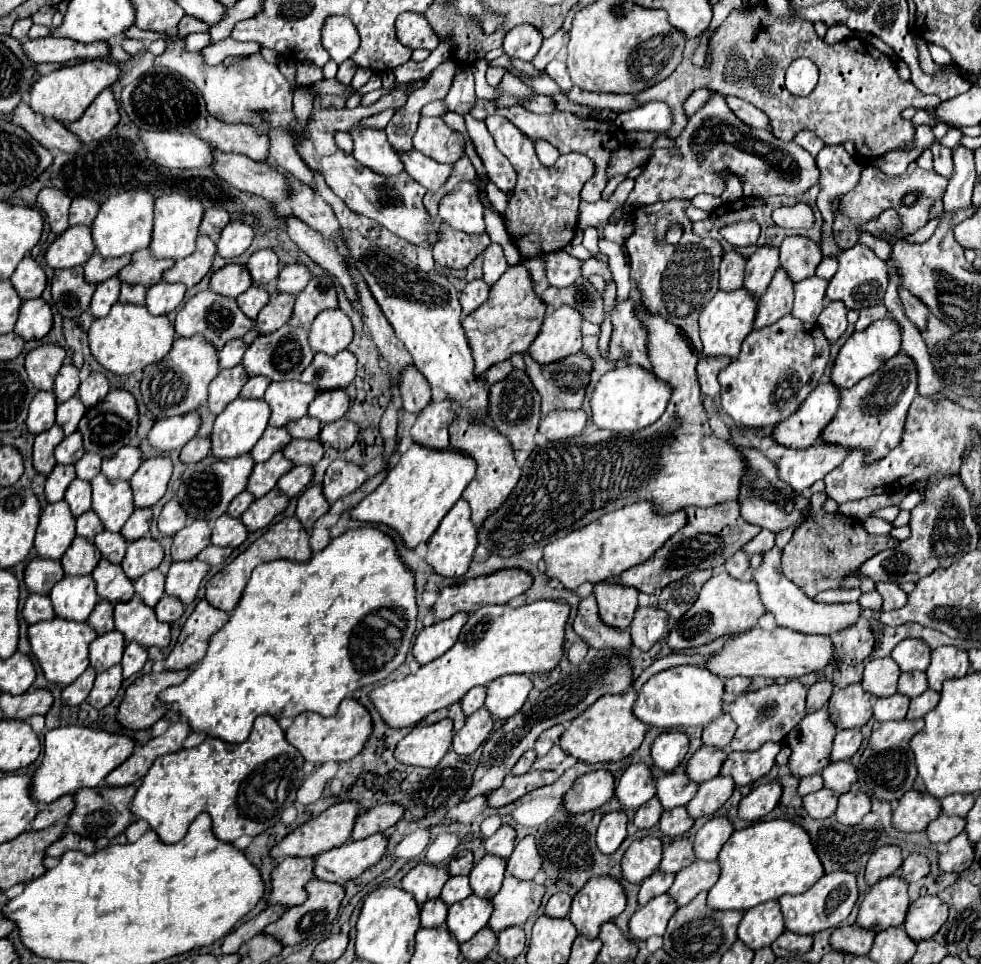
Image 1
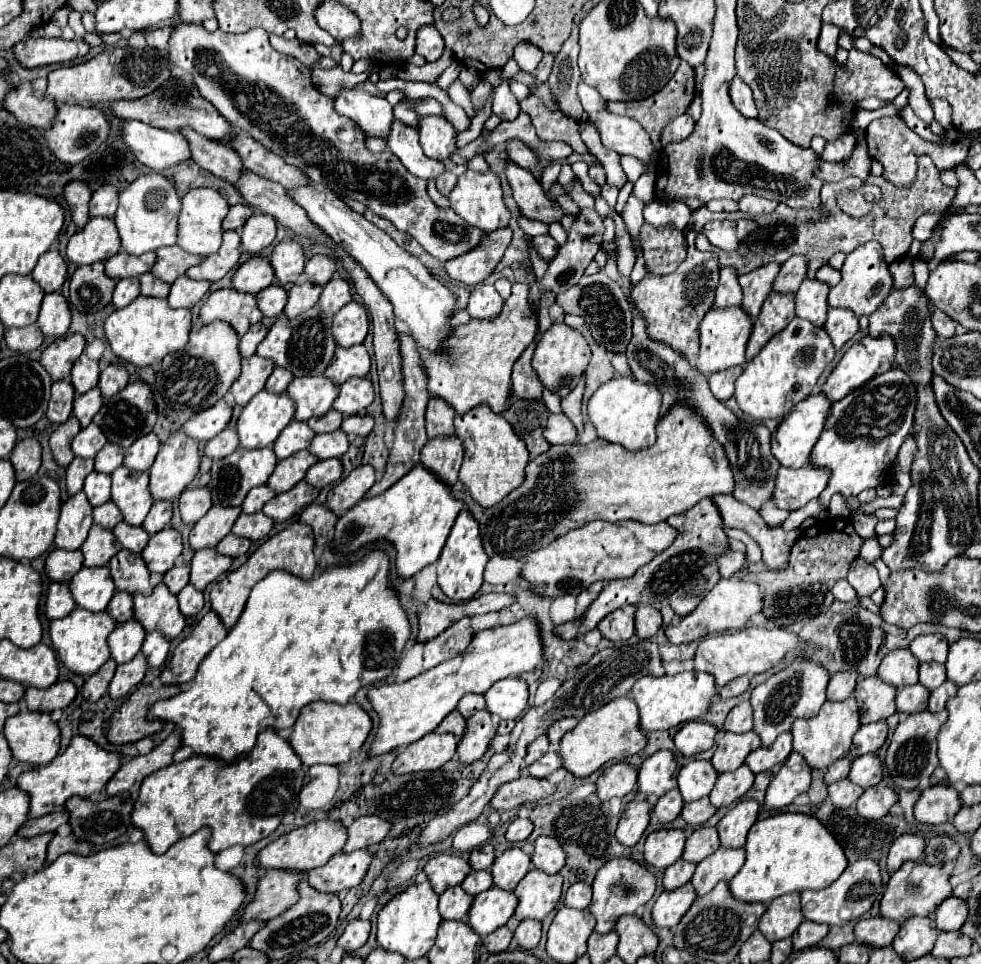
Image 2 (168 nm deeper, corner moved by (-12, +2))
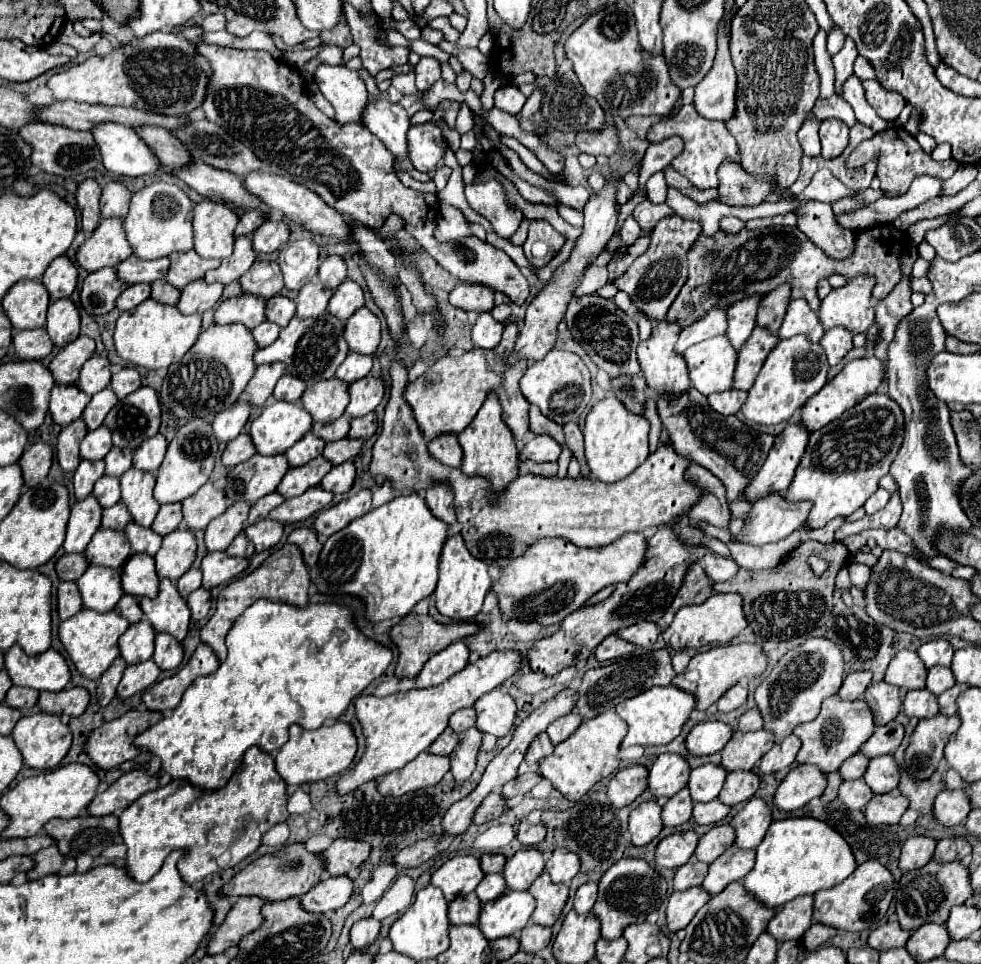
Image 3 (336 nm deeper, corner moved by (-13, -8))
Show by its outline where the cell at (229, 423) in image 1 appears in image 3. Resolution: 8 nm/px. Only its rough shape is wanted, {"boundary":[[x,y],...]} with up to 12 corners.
{"boundary":[[291,402],[267,404],[251,424],[259,454],[283,454],[313,426]]}

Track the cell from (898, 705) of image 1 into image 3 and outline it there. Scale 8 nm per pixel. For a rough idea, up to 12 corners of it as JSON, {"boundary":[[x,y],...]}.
{"boundary":[[927,688],[907,692],[909,718],[939,714],[937,696]]}

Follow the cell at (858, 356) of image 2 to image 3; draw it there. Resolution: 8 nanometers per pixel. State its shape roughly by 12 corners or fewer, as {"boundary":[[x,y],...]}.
{"boundary":[[875,356],[849,362],[801,412],[821,430],[883,382]]}

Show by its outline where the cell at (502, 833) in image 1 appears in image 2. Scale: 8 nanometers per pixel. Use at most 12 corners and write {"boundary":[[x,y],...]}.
{"boundary":[[526,818],[510,822],[506,840],[518,844],[532,834],[532,822]]}

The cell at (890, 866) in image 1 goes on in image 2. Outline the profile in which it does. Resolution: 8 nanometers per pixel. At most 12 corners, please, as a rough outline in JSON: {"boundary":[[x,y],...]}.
{"boundary":[[914,834],[894,840],[888,852],[888,872],[924,854],[924,840]]}

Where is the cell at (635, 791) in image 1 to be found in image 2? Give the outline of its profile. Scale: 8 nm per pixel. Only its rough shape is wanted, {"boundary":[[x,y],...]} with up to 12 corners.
{"boundary":[[668,750],[638,770],[638,792],[664,796],[676,788],[676,760]]}

